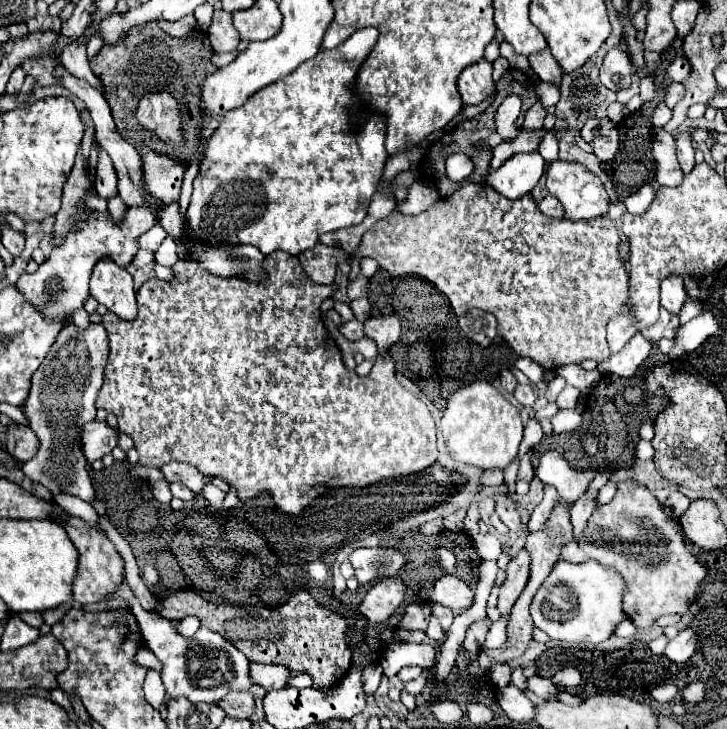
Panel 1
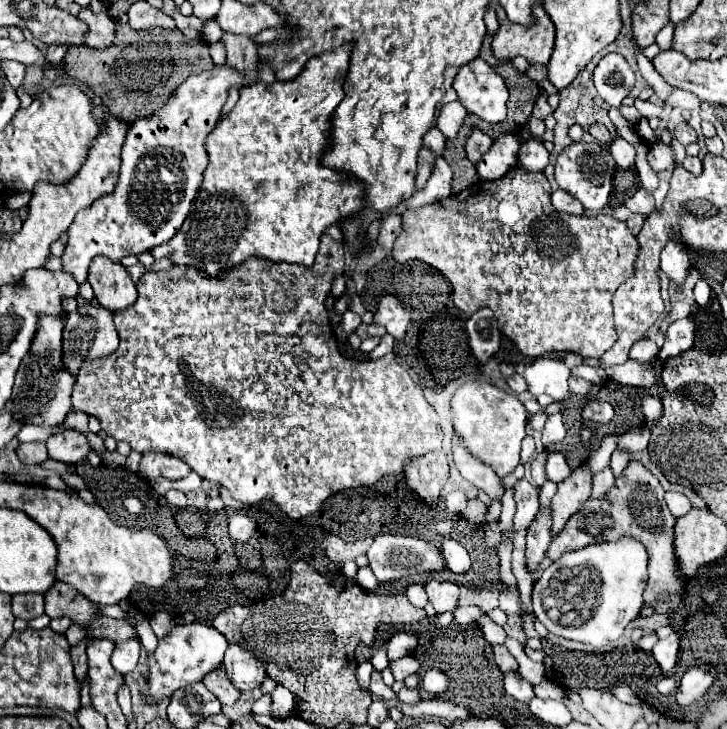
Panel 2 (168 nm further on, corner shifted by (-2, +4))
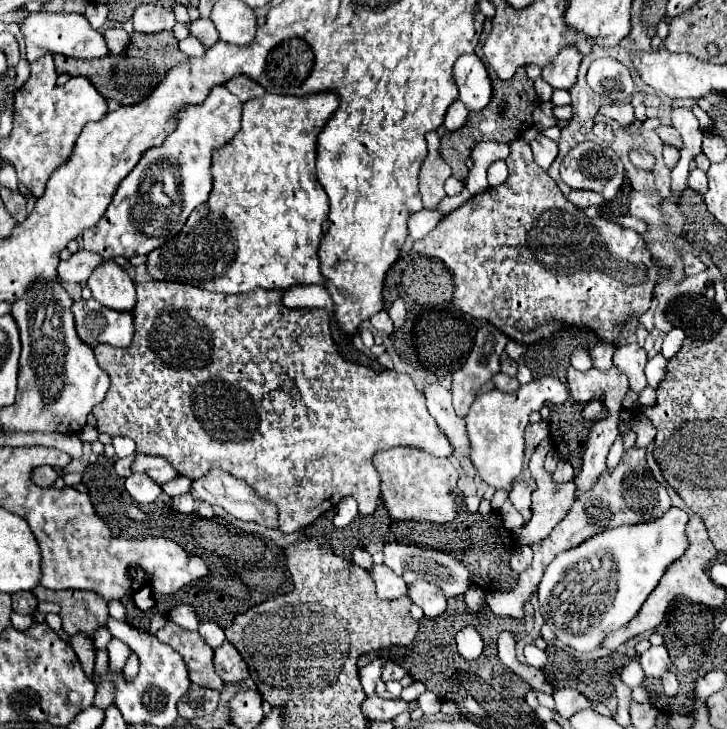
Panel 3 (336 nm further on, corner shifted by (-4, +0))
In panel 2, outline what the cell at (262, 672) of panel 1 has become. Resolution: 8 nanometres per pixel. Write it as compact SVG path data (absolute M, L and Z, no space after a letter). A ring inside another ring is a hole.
M230 645L228 647L226 659L224 659L224 667L226 667L228 679L240 691L256 689L266 679L264 665L254 655L250 655L246 649L242 649L238 645Z

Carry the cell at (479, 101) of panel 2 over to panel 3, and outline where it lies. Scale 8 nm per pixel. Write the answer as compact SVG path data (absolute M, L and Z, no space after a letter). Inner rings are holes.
M476 53L458 57L454 65L454 81L460 91L458 99L466 105L468 111L480 111L490 103L490 75Z

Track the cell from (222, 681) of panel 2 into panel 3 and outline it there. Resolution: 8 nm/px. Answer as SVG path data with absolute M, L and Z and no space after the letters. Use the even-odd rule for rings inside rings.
M168 621L162 629L156 631L156 637L170 645L172 649L180 651L186 667L190 681L202 687L212 687L216 691L222 691L222 679L216 675L212 667L212 649L210 645L200 637L198 631L188 631L178 627L174 621Z

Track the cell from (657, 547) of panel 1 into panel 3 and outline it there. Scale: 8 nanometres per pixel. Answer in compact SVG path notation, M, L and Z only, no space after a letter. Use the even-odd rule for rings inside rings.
M630 447L624 451L620 463L614 469L606 469L596 485L582 493L580 499L576 499L570 507L570 511L566 513L566 517L552 529L552 533L542 539L540 543L530 545L534 559L530 563L530 567L526 571L520 573L518 585L512 591L490 591L486 593L486 603L490 607L492 613L500 615L500 617L514 617L514 619L524 619L524 605L532 601L532 595L542 579L544 569L548 567L548 563L560 553L560 551L568 551L572 547L578 547L582 541L590 539L592 535L612 529L612 527L620 527L620 525L634 525L634 523L644 523L648 519L656 519L660 515L664 515L664 511L670 507L670 497L664 485L660 485L654 477L652 471L646 463L646 449L640 447Z

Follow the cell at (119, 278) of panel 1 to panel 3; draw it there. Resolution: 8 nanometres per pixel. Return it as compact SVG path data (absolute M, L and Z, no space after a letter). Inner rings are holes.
M106 261L96 271L92 271L86 285L92 291L92 297L104 307L116 311L130 311L136 305L134 281L114 261Z

